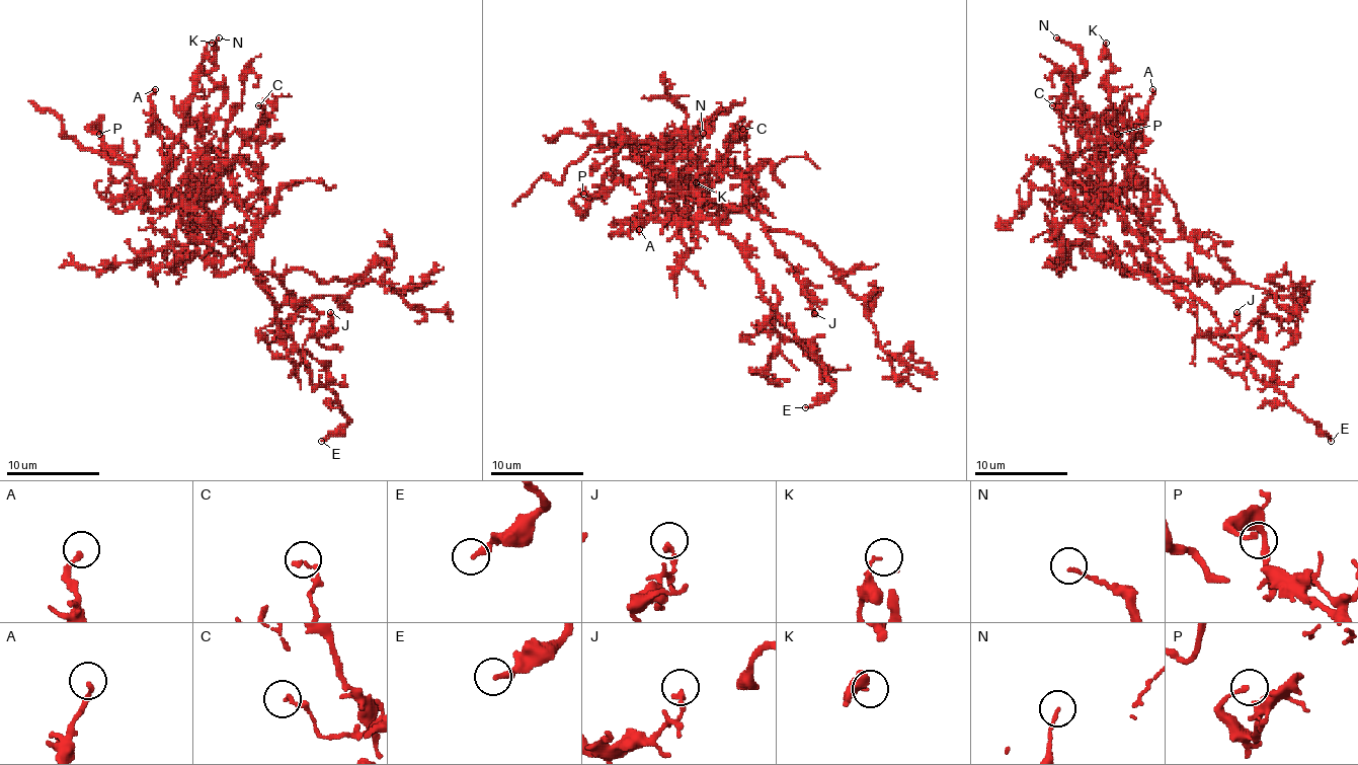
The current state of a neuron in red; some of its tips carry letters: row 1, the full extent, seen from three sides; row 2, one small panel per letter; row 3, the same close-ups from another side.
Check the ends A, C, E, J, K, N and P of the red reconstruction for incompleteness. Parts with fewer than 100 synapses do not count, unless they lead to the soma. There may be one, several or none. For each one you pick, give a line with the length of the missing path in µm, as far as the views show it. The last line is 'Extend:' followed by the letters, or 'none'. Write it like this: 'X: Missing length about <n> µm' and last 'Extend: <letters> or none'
Extend: none

